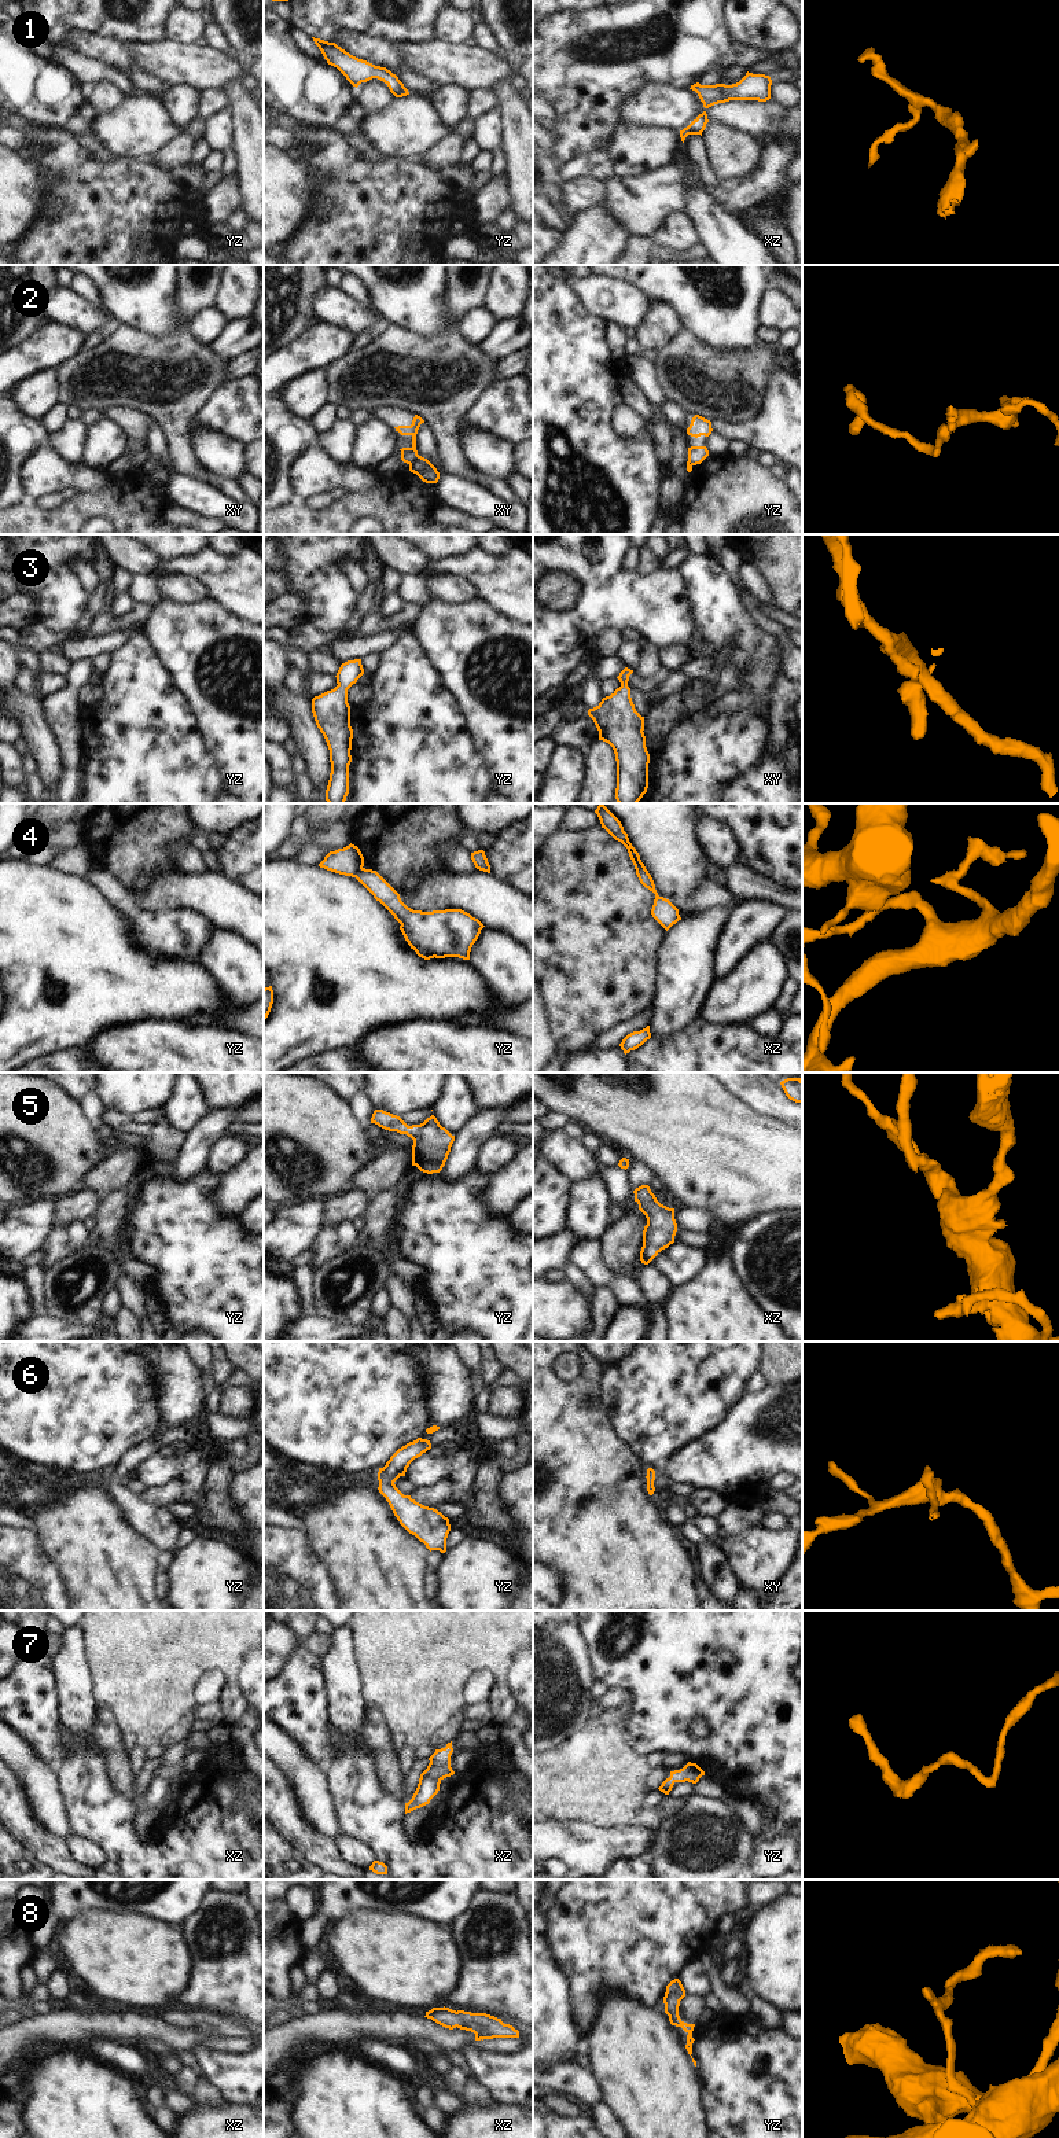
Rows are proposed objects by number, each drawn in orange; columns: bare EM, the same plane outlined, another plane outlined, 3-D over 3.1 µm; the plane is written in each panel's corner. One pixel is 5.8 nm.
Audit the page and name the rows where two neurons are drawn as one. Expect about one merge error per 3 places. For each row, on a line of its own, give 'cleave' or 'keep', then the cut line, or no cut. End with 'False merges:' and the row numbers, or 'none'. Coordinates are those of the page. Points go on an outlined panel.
1: keep; cut none
2: cleave; cut xy (418, 455), (410, 466)
3: keep; cut none
4: cleave; cut yz (361, 867), (355, 876)
5: keep; cut none
6: keep; cut none
7: keep; cut none
8: keep; cut none
False merges: 2, 4

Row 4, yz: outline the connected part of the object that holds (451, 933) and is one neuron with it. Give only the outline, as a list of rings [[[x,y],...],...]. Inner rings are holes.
[[[361,868],[356,879],[379,901],[401,924],[400,930],[416,954],[424,960],[459,957],[470,960],[470,952],[485,927],[478,919],[462,909],[422,912],[408,908],[400,894],[376,872]]]

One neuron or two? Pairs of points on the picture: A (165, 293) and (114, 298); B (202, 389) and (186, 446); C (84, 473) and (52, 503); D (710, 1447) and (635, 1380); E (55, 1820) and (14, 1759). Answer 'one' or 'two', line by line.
A: one
B: one
C: two
D: two
E: one

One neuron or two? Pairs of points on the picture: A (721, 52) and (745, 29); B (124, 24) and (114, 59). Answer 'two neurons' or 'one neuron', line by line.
A: two neurons
B: two neurons

